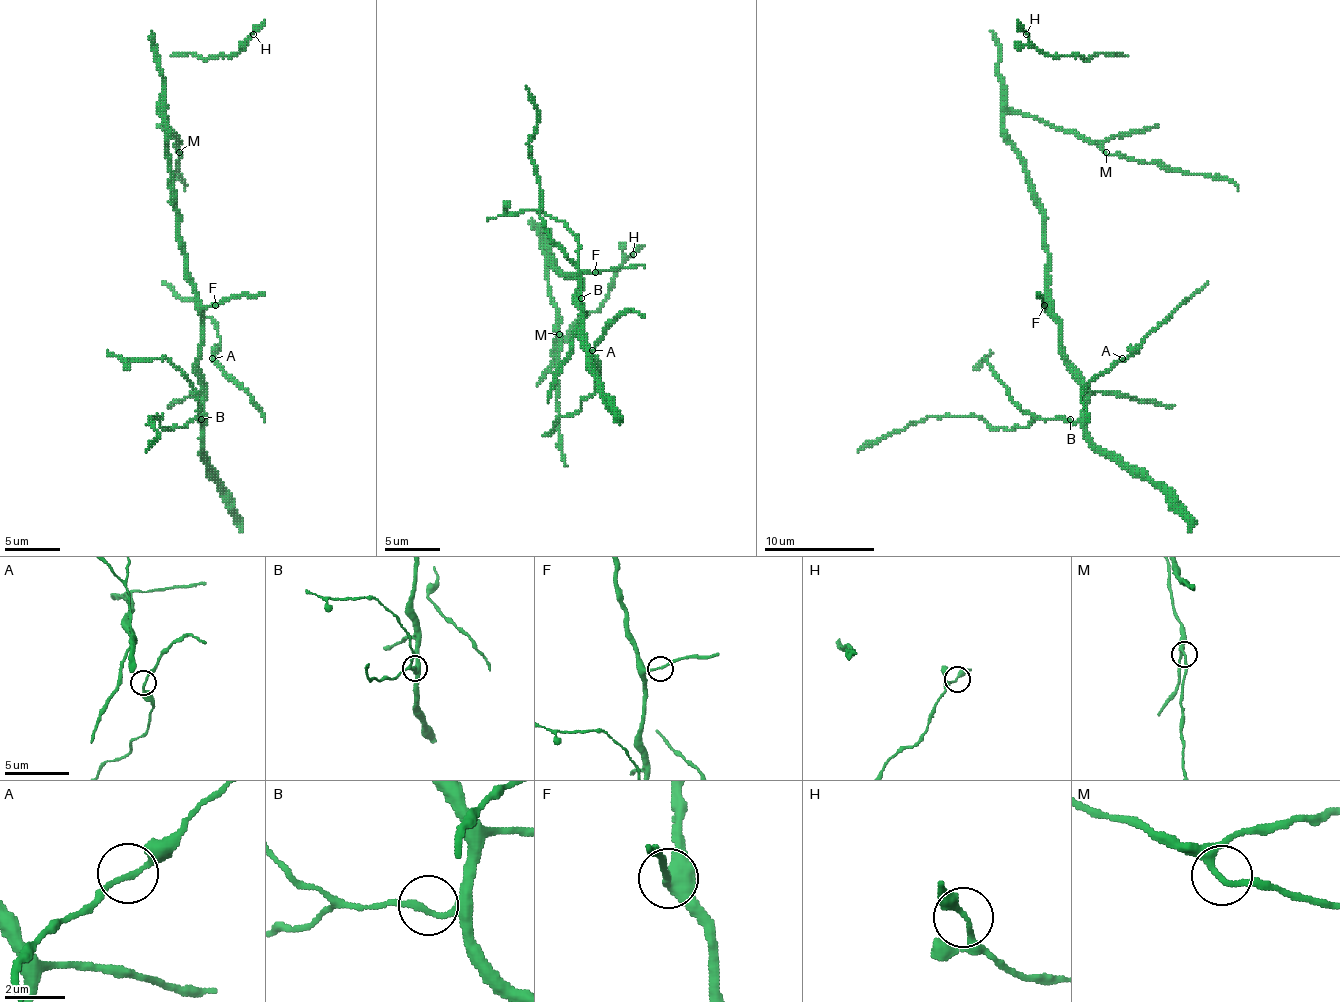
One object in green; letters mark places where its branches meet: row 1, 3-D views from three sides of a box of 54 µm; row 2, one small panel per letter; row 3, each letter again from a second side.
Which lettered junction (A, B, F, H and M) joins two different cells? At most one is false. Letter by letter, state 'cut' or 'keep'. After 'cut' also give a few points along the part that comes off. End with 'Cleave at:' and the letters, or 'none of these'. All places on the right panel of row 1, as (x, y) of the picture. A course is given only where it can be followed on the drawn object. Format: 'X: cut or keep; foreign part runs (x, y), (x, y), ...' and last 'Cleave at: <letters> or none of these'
A: keep
B: keep
F: keep
H: keep
M: keep
Cleave at: none of these

